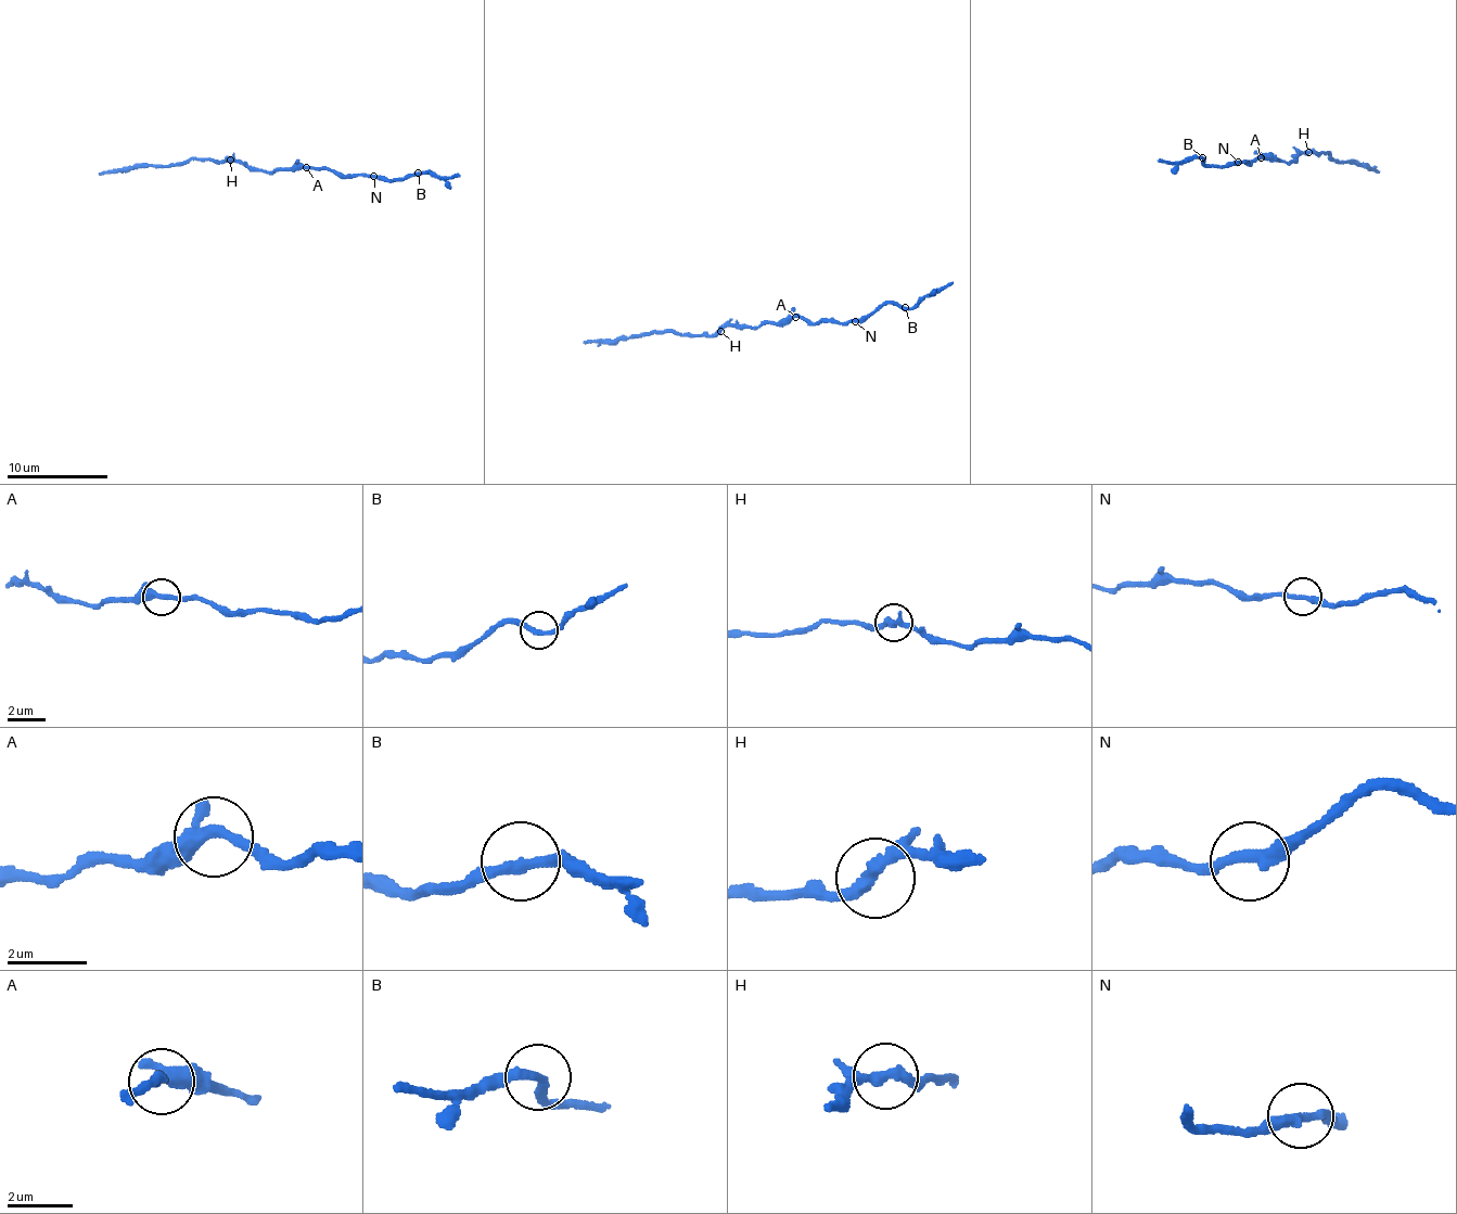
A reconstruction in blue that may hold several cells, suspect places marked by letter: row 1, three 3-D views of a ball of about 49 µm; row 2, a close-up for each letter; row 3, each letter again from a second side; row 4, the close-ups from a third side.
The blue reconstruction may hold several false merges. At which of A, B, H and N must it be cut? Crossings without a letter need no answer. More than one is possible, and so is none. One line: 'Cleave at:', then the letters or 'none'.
Cleave at: none

